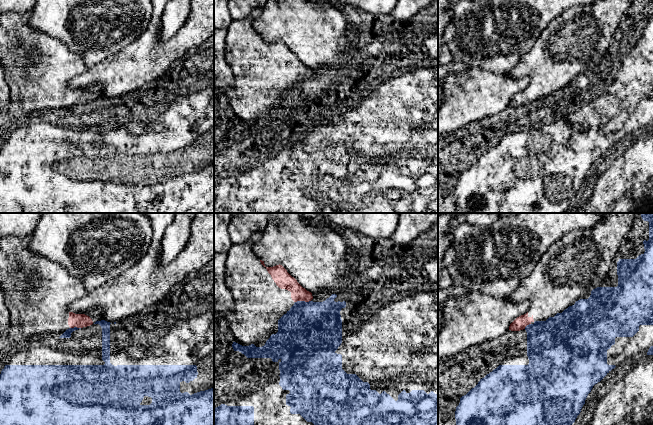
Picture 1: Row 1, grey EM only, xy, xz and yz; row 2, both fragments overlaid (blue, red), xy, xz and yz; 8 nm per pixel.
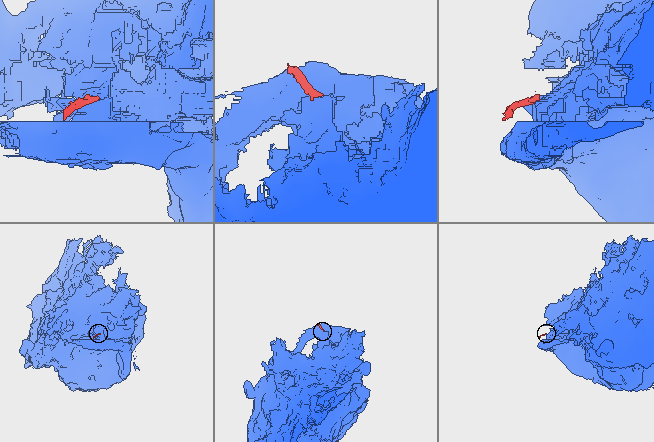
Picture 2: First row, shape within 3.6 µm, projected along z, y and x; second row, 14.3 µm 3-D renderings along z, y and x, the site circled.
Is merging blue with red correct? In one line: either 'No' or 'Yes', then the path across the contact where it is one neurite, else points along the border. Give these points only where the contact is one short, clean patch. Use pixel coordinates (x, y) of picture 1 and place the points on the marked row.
No. Boundary: xz (310, 300), (295, 302)

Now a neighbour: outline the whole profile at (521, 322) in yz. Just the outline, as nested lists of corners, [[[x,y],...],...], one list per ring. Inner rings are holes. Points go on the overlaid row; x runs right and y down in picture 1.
[[[528,312],[524,315],[517,317],[509,326],[509,330],[511,331],[520,331],[525,329],[525,327],[534,322],[533,315],[531,317],[528,316]]]

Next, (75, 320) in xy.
[[[9,235],[0,239],[0,286],[4,291],[5,305],[10,315],[9,328],[0,334],[0,361],[10,354],[10,346],[23,337],[60,337],[69,328],[83,328],[102,320],[102,314],[94,309],[85,314],[75,314],[68,310],[77,299],[86,295],[83,282],[71,276],[55,261],[33,253],[29,248],[30,238]]]

